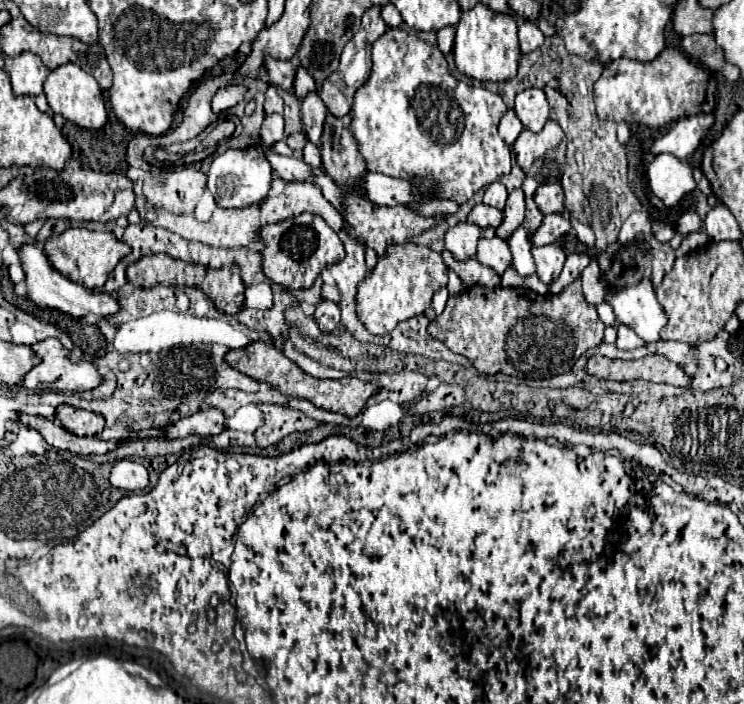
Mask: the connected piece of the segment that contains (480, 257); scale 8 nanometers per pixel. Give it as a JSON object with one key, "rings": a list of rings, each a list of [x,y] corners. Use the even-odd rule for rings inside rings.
{"rings":[[[480,238],[476,248],[476,260],[484,266],[490,266],[496,274],[502,274],[512,264],[512,254],[502,238]]]}

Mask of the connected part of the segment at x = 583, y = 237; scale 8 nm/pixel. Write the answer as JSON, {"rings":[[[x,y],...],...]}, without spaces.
{"rings":[[[572,220],[572,228],[576,230],[576,236],[578,236],[578,240],[580,240],[580,242],[584,242],[584,244],[586,244],[586,246],[590,246],[590,248],[594,248],[596,236],[594,236],[594,232],[592,232],[592,228],[590,228],[590,226],[580,224],[578,220]]]}

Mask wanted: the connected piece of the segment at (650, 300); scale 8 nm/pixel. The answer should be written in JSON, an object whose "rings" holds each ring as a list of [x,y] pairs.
{"rings":[[[644,278],[634,286],[606,288],[604,298],[616,316],[616,324],[632,328],[646,344],[660,340],[660,330],[666,324],[666,314],[654,296],[652,280]]]}

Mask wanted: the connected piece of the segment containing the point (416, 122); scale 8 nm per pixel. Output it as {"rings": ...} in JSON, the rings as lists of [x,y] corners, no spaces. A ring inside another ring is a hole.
{"rings":[[[390,28],[374,42],[372,62],[372,74],[368,82],[356,90],[350,110],[352,136],[370,172],[382,172],[402,180],[430,176],[436,182],[438,198],[458,204],[468,202],[480,188],[496,182],[500,176],[510,174],[511,147],[498,136],[498,122],[508,110],[500,94],[476,84],[458,82],[436,46],[400,28]]]}

